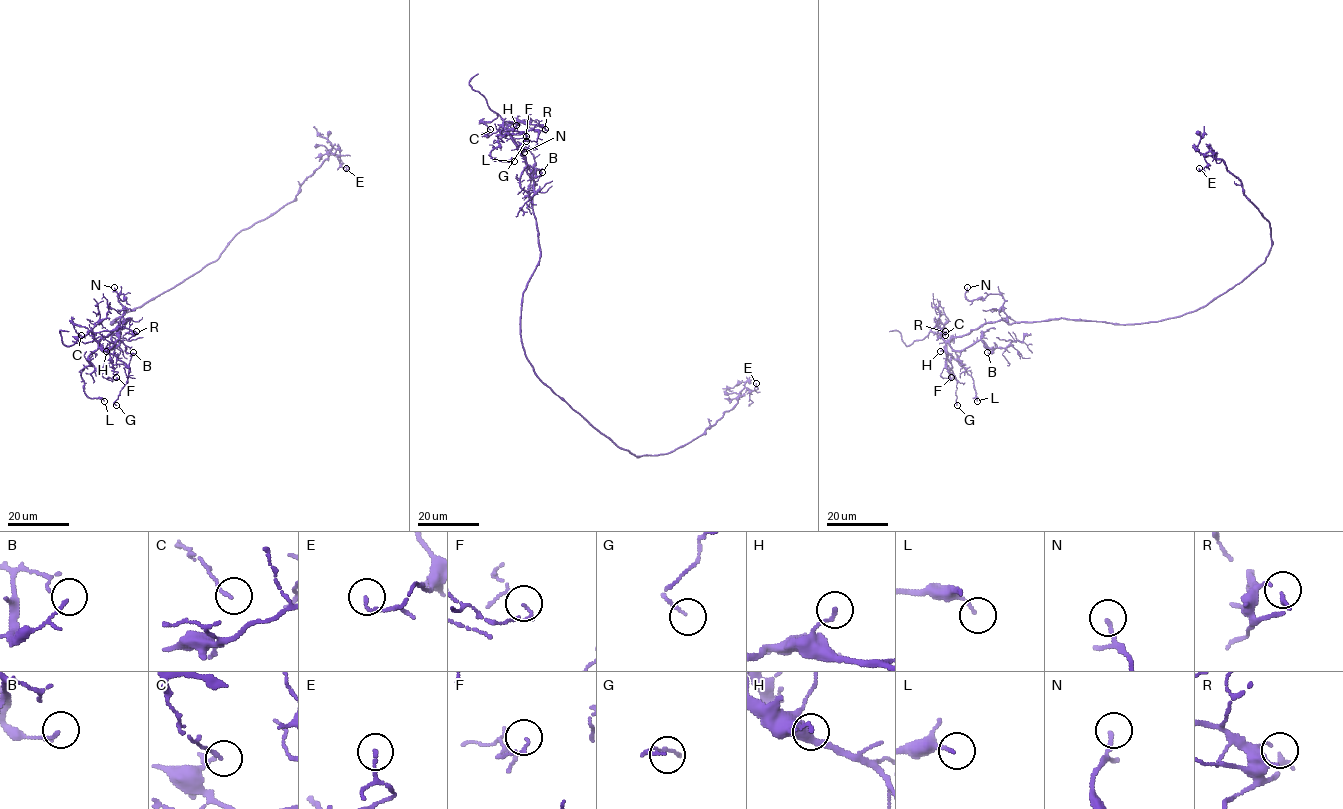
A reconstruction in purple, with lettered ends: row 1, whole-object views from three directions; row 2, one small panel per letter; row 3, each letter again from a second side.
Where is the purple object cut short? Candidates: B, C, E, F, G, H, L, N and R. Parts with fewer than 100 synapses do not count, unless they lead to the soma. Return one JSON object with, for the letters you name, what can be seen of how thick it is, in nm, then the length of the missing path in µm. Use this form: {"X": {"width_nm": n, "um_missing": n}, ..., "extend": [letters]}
{"extend": []}

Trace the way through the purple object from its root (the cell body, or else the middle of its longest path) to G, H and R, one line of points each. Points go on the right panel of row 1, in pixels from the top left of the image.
G: (1181, 315), (1135, 324), (1064, 318), (985, 322), (946, 344), (946, 368), (957, 381), (957, 405)
H: (1181, 315), (1135, 324), (1064, 318), (1007, 324), (998, 320), (953, 337), (940, 351)
R: (1181, 315), (1135, 324), (998, 320), (946, 341), (936, 334), (940, 328), (942, 335), (945, 331)

